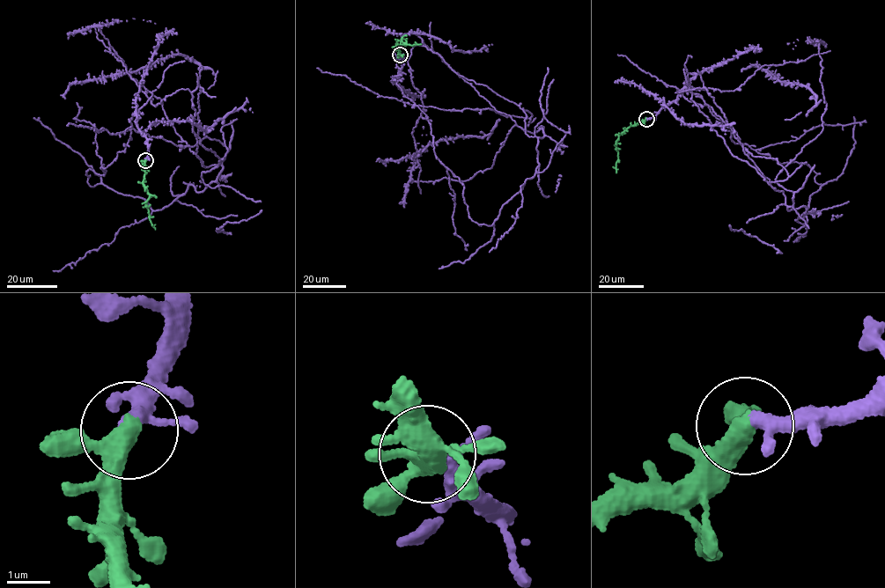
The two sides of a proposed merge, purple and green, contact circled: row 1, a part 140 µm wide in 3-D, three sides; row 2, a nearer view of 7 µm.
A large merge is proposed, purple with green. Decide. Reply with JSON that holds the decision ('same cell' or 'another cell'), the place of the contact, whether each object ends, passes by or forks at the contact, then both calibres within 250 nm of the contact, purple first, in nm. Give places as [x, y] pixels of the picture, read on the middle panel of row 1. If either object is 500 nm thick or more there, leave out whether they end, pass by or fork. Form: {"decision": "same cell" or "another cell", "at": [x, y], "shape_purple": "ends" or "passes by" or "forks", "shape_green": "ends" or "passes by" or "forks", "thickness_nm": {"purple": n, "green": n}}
{"decision": "same cell", "at": [400, 55], "shape_purple": "passes by", "shape_green": "passes by", "thickness_nm": {"purple": 240, "green": 380}}

